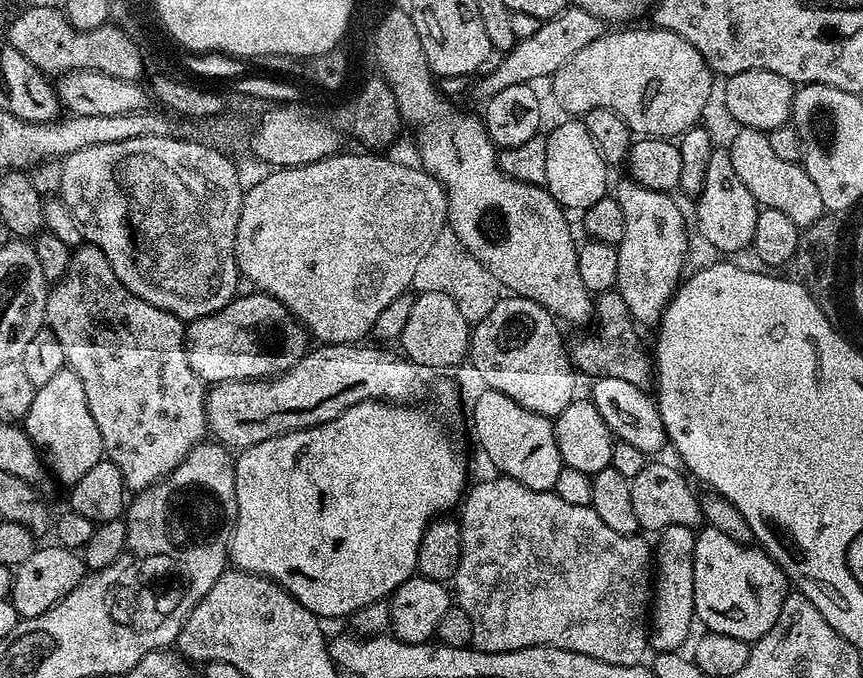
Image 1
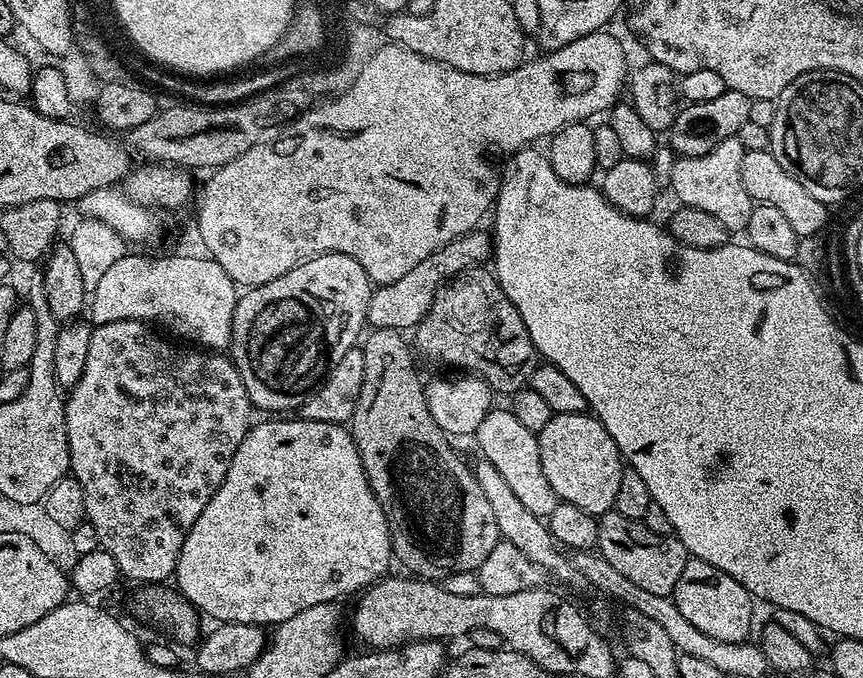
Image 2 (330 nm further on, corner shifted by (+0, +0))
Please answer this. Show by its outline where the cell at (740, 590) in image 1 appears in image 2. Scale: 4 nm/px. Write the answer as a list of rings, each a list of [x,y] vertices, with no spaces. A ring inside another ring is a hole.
[[[690,558],[678,577],[678,586],[674,586],[671,598],[682,616],[710,638],[719,642],[742,643],[751,637],[753,596],[734,582],[730,574],[718,570],[718,566],[710,566],[710,562]]]

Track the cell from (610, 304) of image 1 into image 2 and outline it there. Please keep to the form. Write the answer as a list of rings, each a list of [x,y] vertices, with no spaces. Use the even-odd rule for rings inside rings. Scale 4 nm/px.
[[[484,266],[465,268],[464,271],[458,273],[456,276],[453,276],[451,280],[447,281],[447,283],[437,291],[434,302],[430,306],[428,313],[423,316],[419,324],[416,325],[414,335],[416,335],[416,344],[414,340],[414,348],[419,355],[421,352],[422,355],[433,356],[436,360],[444,359],[448,364],[457,364],[457,366],[460,367],[457,369],[467,370],[472,374],[479,374],[482,379],[492,387],[493,393],[496,394],[500,394],[500,392],[511,394],[520,391],[521,388],[525,387],[526,374],[531,373],[532,369],[535,368],[538,363],[538,353],[534,346],[534,342],[530,338],[530,334],[526,330],[526,326],[522,322],[522,314],[518,314],[514,302],[510,302],[510,298],[506,298],[506,294],[502,290],[502,286],[499,282],[496,281],[495,275]]]

